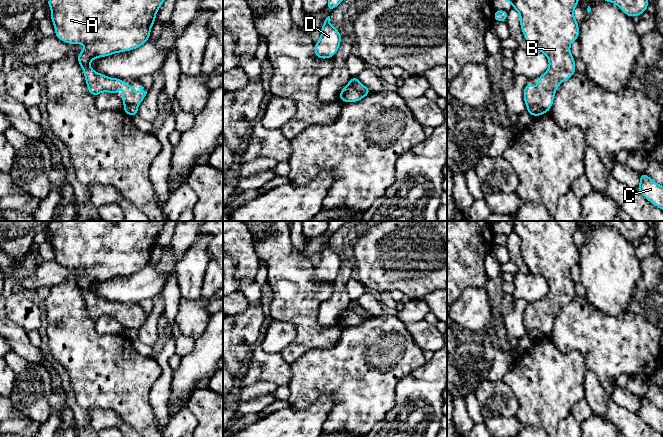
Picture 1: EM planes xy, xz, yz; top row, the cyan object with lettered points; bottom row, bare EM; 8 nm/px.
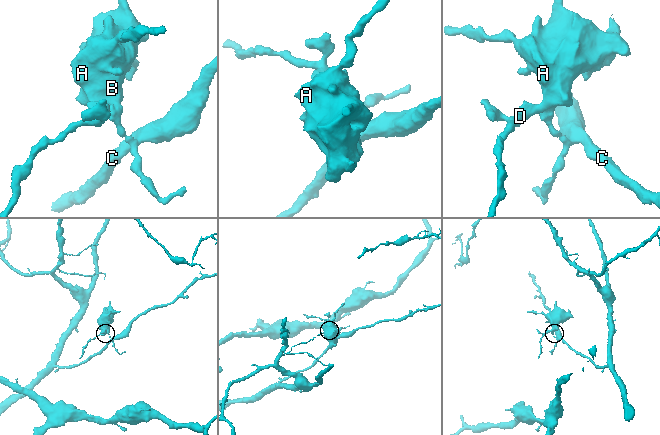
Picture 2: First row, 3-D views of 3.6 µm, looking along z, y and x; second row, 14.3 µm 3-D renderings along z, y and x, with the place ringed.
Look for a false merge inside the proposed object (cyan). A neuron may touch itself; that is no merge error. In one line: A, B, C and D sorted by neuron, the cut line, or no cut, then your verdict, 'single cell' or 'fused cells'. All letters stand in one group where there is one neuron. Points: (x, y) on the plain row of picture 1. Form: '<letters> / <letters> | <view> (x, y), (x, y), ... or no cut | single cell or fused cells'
A B D / C | xz (350, 303), (349, 305), (353, 309), (367, 318) | fused cells

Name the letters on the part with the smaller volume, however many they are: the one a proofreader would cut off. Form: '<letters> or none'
A, B, D

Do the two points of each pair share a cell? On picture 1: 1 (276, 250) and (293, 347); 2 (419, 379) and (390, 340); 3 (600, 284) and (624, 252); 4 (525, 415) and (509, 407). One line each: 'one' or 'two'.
1: one
2: two
3: one
4: two

